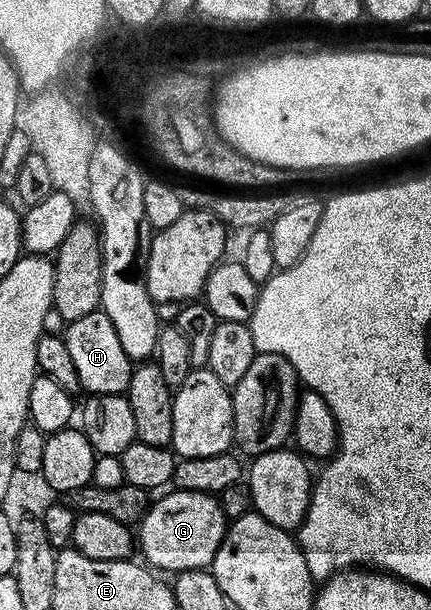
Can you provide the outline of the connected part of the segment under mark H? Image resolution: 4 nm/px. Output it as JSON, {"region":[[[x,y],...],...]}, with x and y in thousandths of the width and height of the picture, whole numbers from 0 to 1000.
{"region":[[[223,510],[174,523],[148,534],[146,551],[155,562],[155,575],[165,575],[165,589],[174,595],[174,608],[183,613],[183,628],[200,646],[260,644],[288,646],[299,636],[299,623],[313,598],[302,592],[295,575],[276,562],[276,548],[258,523],[239,511]]]}

